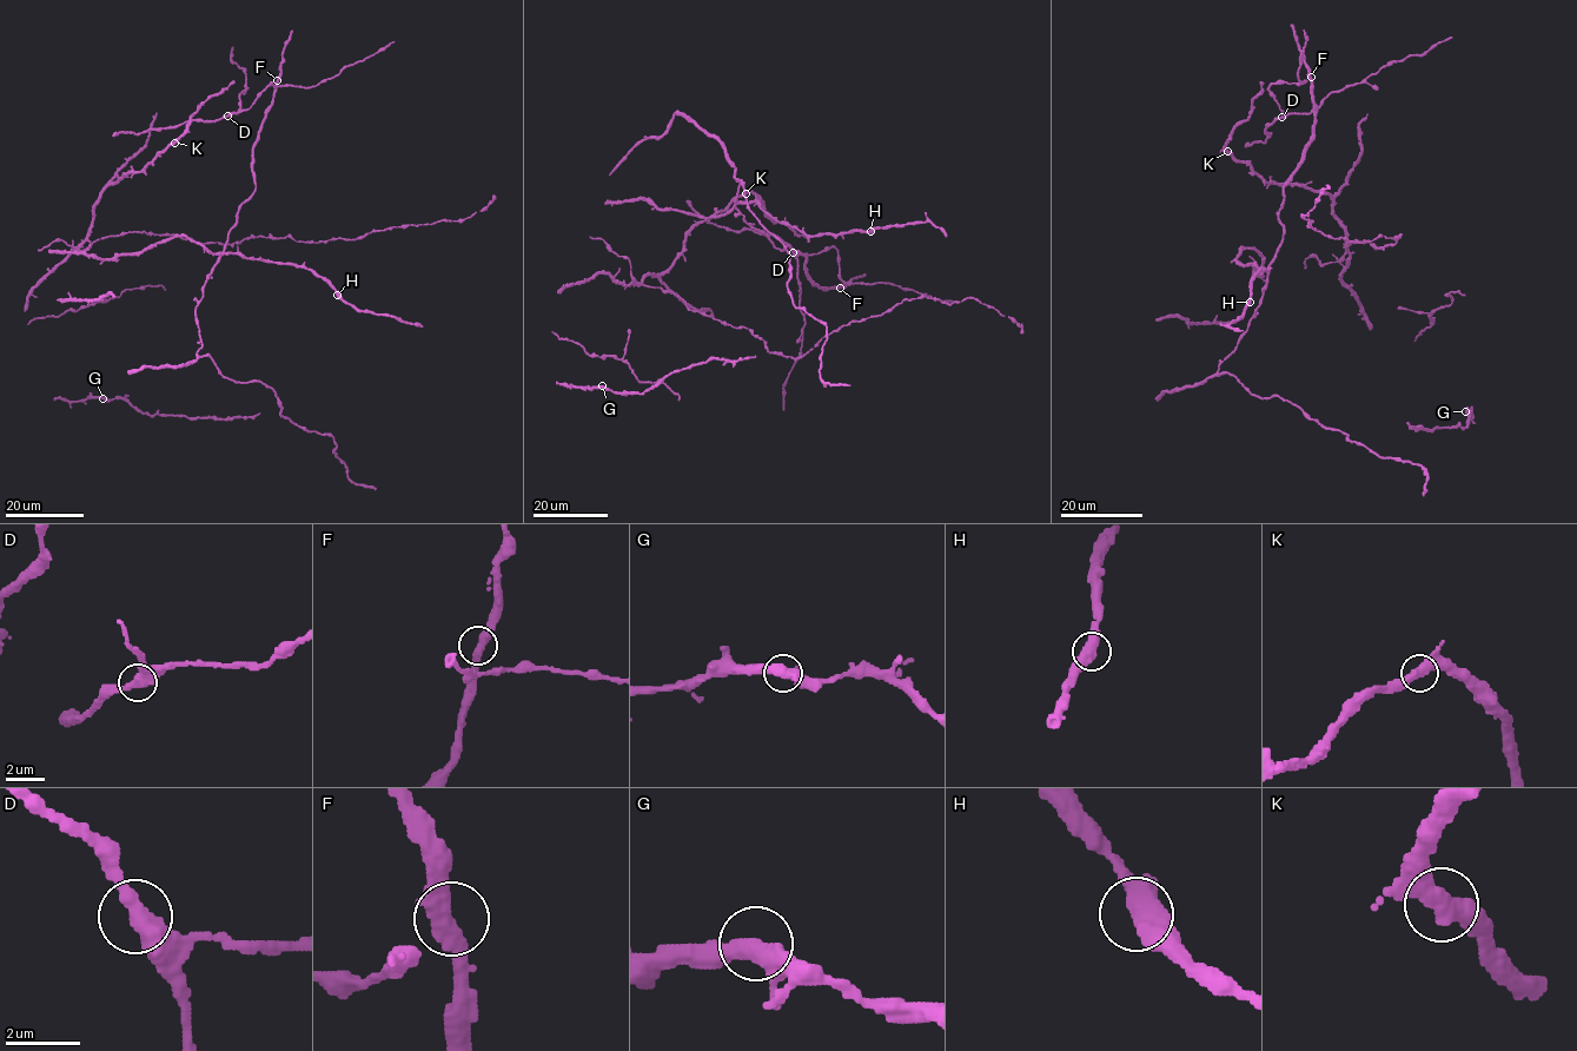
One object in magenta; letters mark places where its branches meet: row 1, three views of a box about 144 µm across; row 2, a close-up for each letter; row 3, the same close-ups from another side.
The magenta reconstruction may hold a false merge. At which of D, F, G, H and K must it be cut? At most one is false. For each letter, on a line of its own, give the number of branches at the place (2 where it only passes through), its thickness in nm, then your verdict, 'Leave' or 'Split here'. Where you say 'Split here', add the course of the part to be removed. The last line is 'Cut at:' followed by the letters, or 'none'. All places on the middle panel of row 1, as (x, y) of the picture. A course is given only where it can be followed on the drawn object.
D: Branches: 2. Thickness 440 nm. Leave
F: Branches: 2. Thickness 440 nm. Leave
G: Branches: 2. Thickness 440 nm. Leave
H: Branches: 2. Thickness 460 nm. Leave
K: Branches: 2. Thickness 440 nm. Leave
Cut at: none

